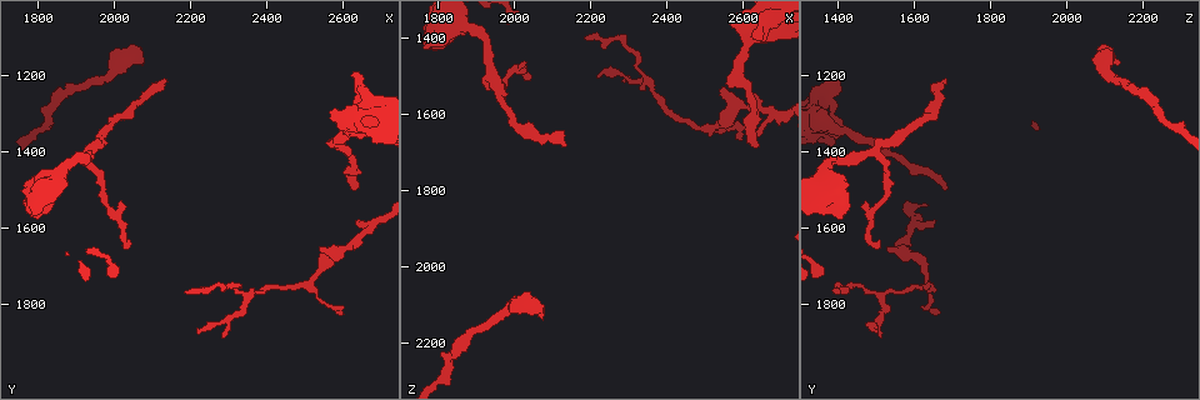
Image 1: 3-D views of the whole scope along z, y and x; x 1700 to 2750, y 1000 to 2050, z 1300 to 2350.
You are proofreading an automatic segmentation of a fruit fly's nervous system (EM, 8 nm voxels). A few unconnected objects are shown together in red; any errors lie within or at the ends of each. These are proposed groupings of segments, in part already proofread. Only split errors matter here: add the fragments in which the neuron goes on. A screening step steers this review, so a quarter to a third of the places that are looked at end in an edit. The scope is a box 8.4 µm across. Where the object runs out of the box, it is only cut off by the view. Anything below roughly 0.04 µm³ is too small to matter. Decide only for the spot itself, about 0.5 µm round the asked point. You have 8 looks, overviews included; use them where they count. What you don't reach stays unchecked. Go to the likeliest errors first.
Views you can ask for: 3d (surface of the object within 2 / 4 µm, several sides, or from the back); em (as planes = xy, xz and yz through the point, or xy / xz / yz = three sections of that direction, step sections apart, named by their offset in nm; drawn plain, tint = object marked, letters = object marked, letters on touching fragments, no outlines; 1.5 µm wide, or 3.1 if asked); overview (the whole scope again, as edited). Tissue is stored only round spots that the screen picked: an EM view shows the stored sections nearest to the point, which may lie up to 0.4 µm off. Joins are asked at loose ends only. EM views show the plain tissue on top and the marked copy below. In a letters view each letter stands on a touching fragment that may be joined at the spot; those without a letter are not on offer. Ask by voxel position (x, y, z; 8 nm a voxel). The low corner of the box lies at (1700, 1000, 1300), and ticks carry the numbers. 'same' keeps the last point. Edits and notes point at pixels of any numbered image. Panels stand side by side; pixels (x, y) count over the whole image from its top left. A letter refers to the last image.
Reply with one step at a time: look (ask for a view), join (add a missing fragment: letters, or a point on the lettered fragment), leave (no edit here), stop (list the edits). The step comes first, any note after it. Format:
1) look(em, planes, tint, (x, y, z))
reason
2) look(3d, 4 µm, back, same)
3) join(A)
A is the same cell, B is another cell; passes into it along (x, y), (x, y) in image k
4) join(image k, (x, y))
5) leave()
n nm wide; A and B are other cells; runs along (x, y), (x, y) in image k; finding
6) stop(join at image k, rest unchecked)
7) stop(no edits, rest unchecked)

look(em, planes, letters, (2635, 1185, 1405))
free end

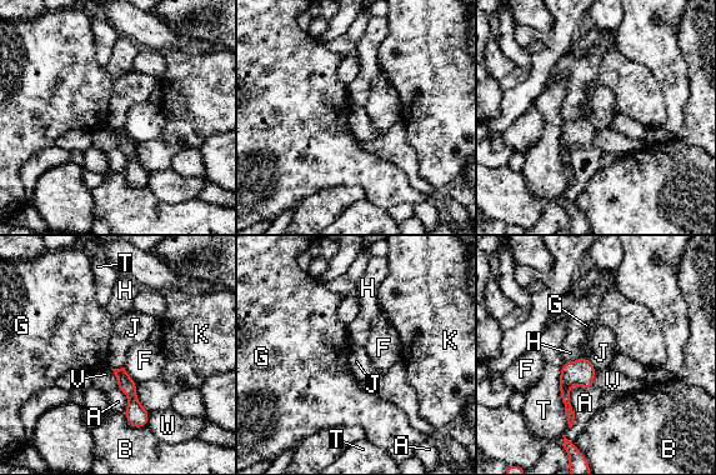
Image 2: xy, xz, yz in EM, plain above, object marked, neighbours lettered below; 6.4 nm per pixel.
leave()
A, B, F, G, H, J, K, T, V and W are other cells; runs along (118, 371), (143, 423) in image 2; no lettered fragment goes on from it

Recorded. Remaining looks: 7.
look(em, yz, step 8, letters, (2050, 1625, 1505))
free end

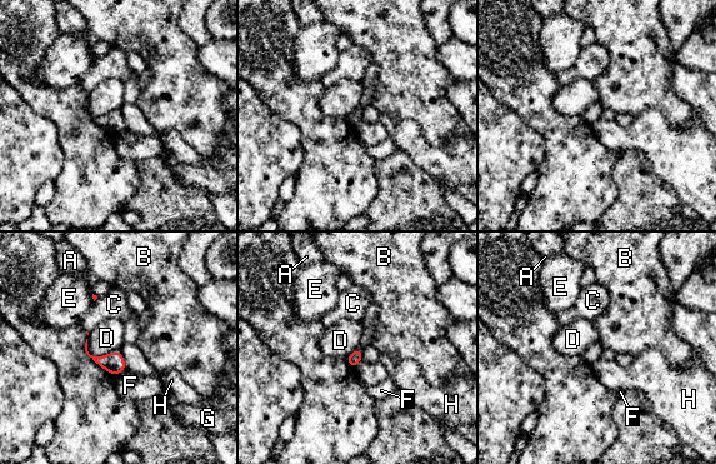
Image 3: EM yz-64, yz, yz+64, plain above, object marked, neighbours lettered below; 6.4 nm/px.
leave()
A, B, C, D, E, F, G and H are other cells; border along (86, 339), (93, 355), (119, 348) in image 3; none of them fits

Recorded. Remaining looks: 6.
look(em, planes, letters, (2185, 1775, 1405))
tapers out

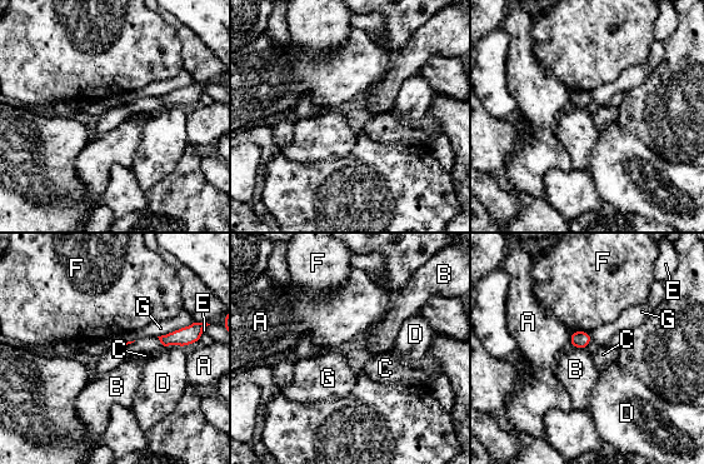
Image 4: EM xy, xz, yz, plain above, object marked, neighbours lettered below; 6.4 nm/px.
leave()
A, B, C, D, E, F and G are other cells; no lettered fragment goes on from it

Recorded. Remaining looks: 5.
stop(no edits, rest unchecked)

